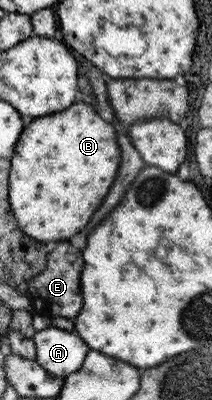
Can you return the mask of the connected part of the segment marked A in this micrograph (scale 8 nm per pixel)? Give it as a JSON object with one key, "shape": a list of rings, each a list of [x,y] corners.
{"shape":[[[49,326],[36,331],[31,337],[34,343],[34,360],[53,377],[67,377],[77,371],[90,350],[75,333]]]}

